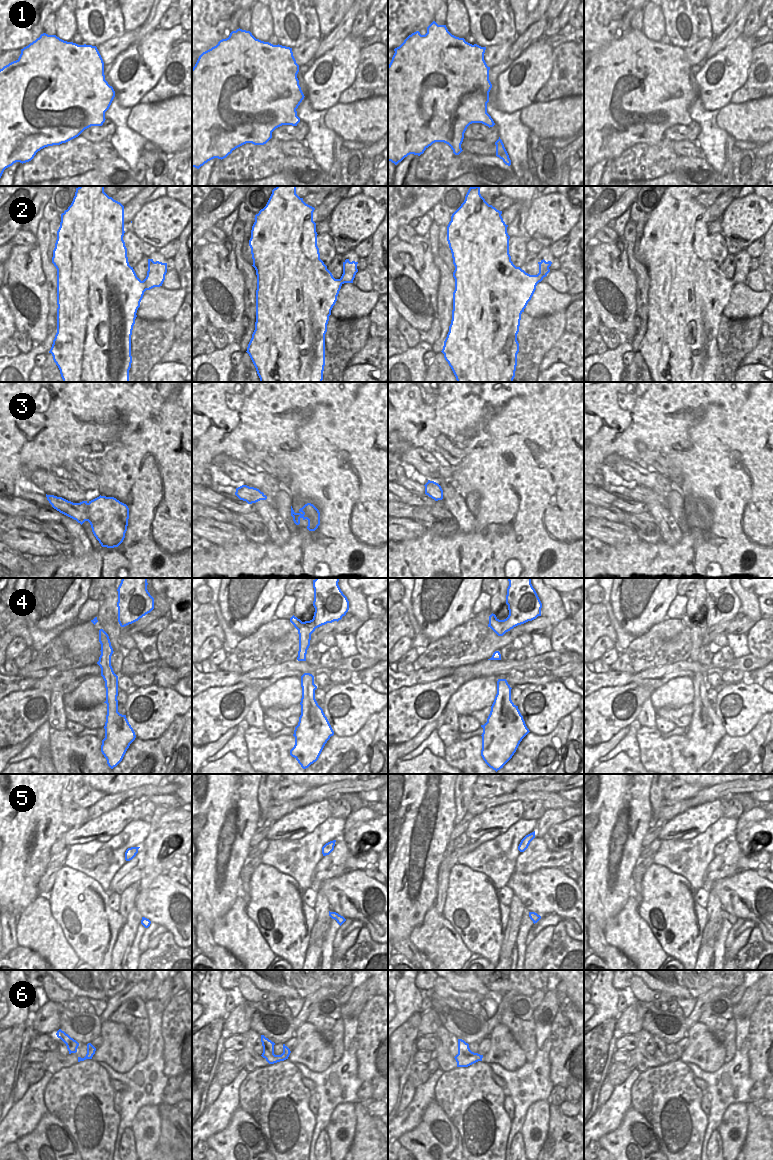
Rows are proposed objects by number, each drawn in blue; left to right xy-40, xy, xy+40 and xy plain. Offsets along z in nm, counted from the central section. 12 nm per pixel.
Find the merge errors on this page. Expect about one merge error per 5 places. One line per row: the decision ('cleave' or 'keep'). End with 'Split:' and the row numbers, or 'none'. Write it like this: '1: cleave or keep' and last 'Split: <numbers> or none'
1: keep
2: keep
3: keep
4: keep
5: keep
6: keep
Split: none

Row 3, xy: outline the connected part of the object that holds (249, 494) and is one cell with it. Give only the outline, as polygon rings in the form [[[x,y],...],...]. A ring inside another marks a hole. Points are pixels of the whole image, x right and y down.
[[[242,485],[236,488],[235,495],[248,504],[256,503],[260,500],[266,500],[267,496],[261,492],[259,489],[254,487],[249,487],[247,485]]]

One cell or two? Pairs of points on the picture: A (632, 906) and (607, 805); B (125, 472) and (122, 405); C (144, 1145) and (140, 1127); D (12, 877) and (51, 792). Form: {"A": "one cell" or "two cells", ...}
{"A": "two cells", "B": "two cells", "C": "one cell", "D": "one cell"}

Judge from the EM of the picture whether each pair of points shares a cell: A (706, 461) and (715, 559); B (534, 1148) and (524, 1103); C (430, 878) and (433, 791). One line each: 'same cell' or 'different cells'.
A: same cell
B: different cells
C: same cell

